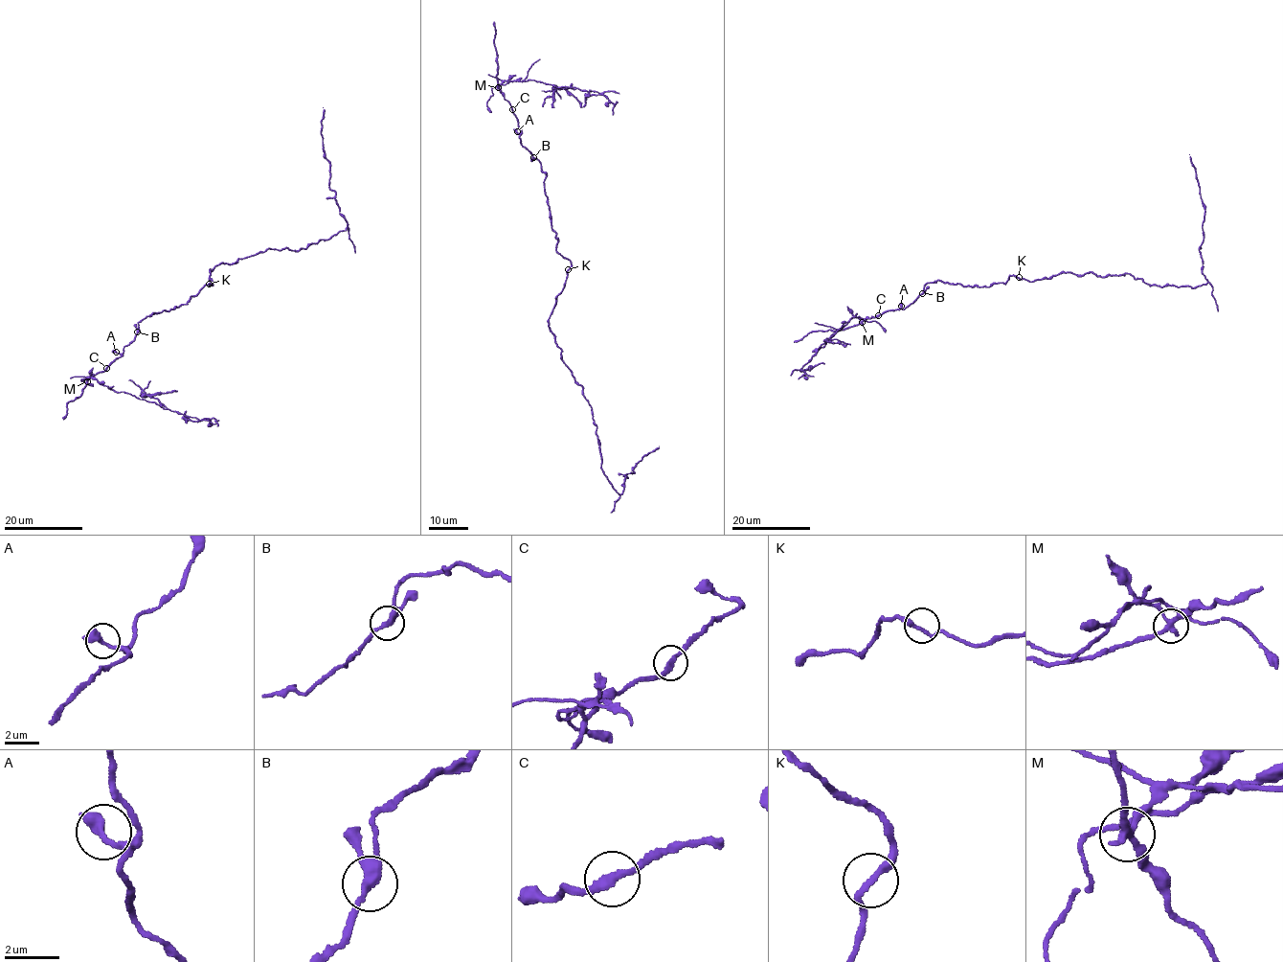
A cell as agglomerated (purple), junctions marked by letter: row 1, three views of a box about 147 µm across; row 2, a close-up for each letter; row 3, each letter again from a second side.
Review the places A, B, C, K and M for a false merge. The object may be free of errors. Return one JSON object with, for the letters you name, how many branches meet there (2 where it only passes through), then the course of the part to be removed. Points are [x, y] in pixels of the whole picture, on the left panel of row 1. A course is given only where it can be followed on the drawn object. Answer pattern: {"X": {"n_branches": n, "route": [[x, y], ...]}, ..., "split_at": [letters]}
{"M": {"n_branches": 3, "route": [[87, 381], [89, 377], [95, 377], [115, 391], [130, 393], [198, 420], [187, 420], [184, 411]]}, "split_at": ["M"]}

